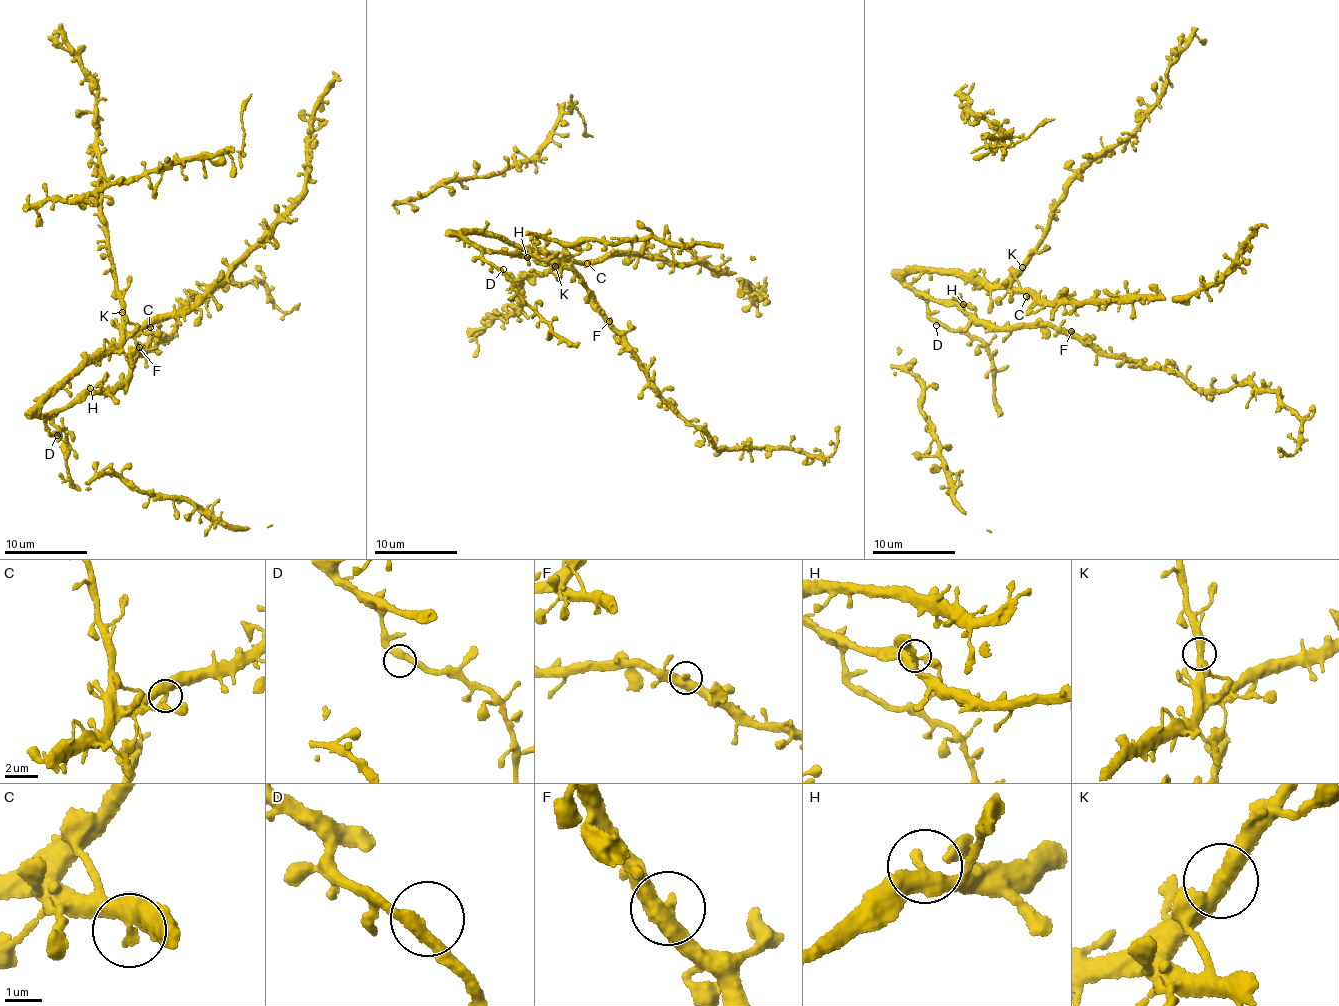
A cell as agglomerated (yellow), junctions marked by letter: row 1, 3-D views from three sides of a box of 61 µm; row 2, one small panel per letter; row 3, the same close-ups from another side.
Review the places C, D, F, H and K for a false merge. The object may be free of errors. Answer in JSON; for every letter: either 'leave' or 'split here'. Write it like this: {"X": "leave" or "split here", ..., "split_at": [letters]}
{"C": "leave", "D": "leave", "F": "leave", "H": "leave", "K": "leave", "split_at": []}

